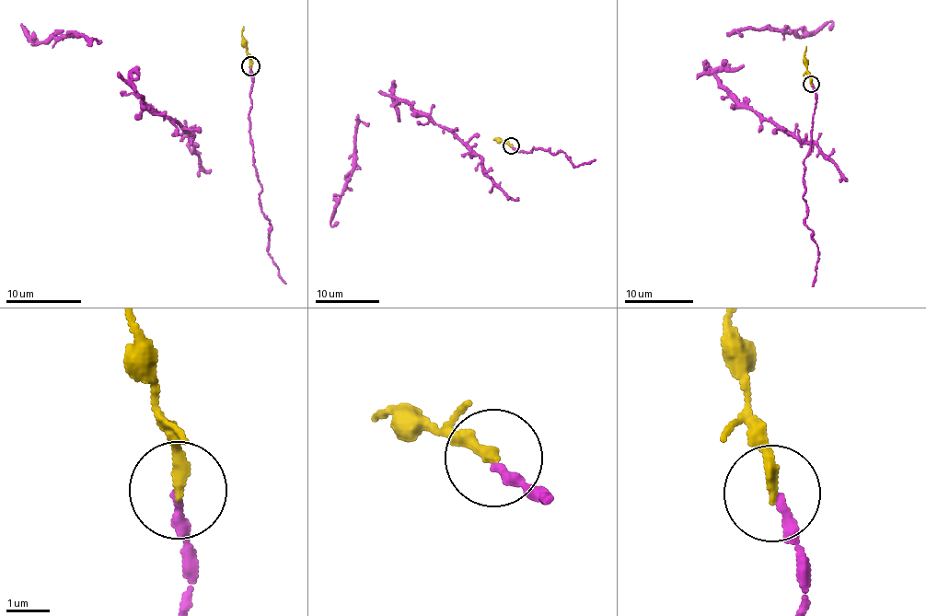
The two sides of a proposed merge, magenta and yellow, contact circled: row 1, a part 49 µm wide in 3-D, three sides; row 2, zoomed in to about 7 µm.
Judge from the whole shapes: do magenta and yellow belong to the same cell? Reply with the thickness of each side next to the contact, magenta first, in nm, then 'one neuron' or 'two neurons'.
190 nm thick on the magenta side, 240 nm on the other; one neuron

